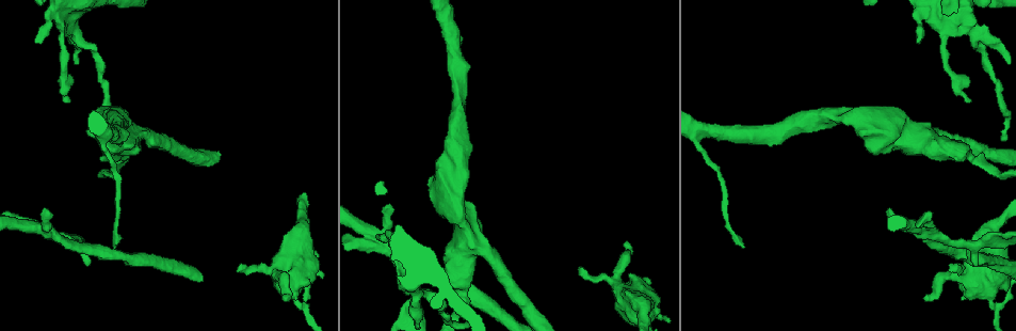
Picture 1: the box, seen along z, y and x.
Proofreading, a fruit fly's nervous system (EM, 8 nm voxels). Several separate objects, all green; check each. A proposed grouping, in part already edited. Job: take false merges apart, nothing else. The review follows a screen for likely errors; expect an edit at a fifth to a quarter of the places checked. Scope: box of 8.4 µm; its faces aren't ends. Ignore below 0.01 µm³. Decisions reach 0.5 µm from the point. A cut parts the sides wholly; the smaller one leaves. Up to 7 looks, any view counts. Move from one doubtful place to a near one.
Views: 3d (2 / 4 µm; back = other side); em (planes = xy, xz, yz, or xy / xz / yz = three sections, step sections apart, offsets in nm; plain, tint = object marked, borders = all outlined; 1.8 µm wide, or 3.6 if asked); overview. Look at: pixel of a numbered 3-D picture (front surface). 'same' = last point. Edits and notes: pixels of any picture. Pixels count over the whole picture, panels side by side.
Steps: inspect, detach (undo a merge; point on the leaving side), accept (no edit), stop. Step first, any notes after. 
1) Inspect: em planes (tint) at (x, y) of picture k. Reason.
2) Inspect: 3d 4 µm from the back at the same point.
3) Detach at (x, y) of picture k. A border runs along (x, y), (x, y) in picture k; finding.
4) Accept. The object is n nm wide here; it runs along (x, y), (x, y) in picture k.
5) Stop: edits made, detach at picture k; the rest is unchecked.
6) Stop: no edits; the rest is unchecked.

Inspect: em yz step 16 (tint) at (75, 28) of picture 1. Calibre changes.

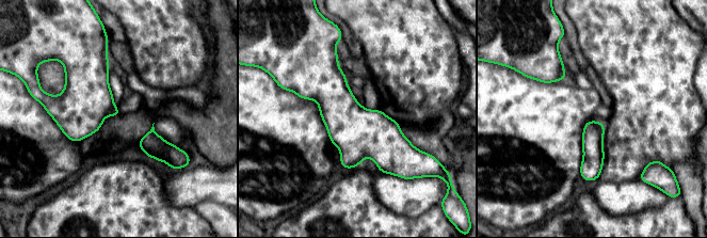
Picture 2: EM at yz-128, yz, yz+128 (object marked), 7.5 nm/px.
Inspect: em planes (tint) at the same point. Cut it another way.

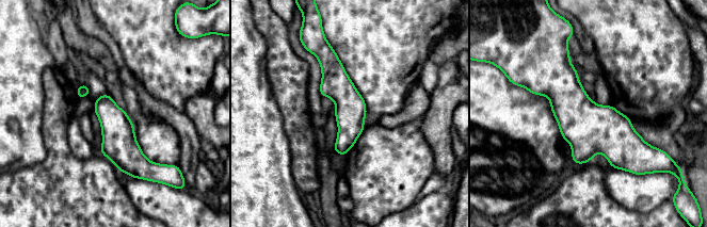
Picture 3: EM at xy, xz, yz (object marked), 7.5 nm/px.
Accept. It runs along (327, 54), (346, 96), (343, 151) in picture 3; continuous, no second neuron.

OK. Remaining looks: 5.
Inspect: em planes (tint) at (928, 234) of picture 1. Four arms meet.

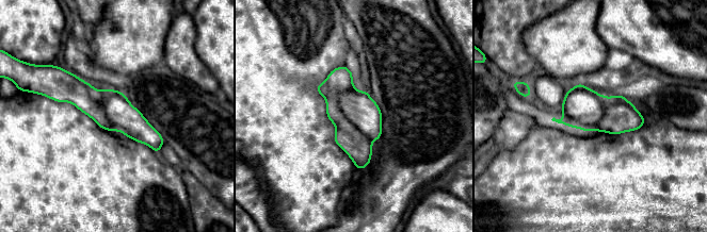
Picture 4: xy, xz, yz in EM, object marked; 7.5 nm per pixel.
Detach at (353, 142) of picture 4. A border runs along (352, 85), (338, 106), (371, 141) in picture 4; a second neuron is stuck on.

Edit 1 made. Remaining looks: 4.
Inspect: overview.

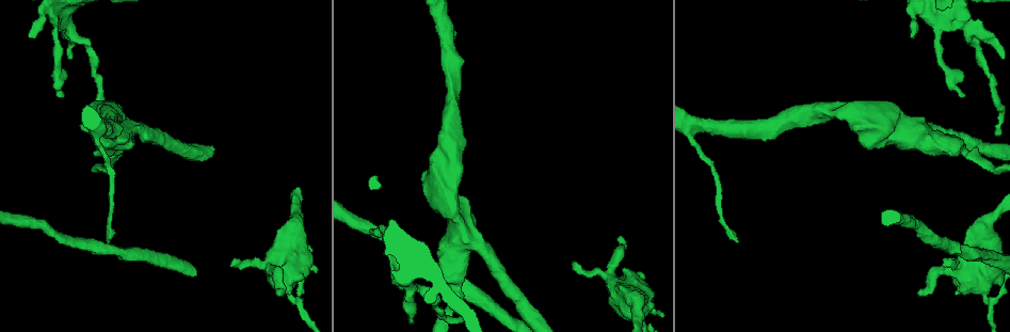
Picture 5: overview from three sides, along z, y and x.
Inspect: 3d 4 µm at (604, 276) of picture 5. Thick turns thin.

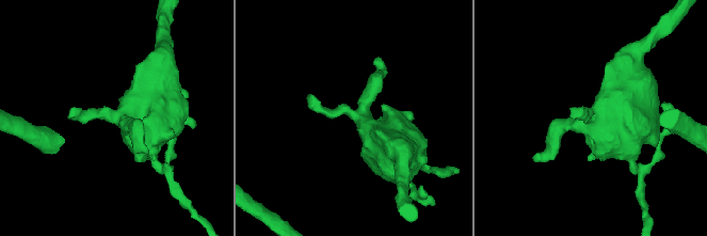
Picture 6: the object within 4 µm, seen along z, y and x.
Inspect: em 3.6 µm xy step 8 (tint) at (356, 117) of picture 6. Now the EM.

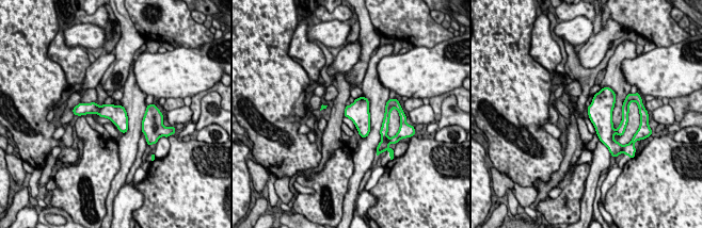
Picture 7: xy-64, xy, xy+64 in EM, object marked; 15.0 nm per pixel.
Inspect: em 3.6 µm yz step 4 (borders) at the same point.

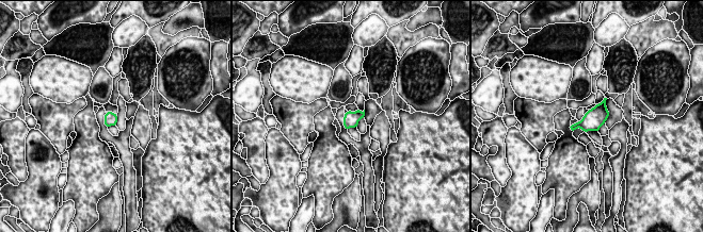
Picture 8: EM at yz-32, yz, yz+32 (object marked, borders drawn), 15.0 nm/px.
Accept. All the same neuron.

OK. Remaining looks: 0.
Stop: edits made, detach at picture 4; the rest is unchecked.

